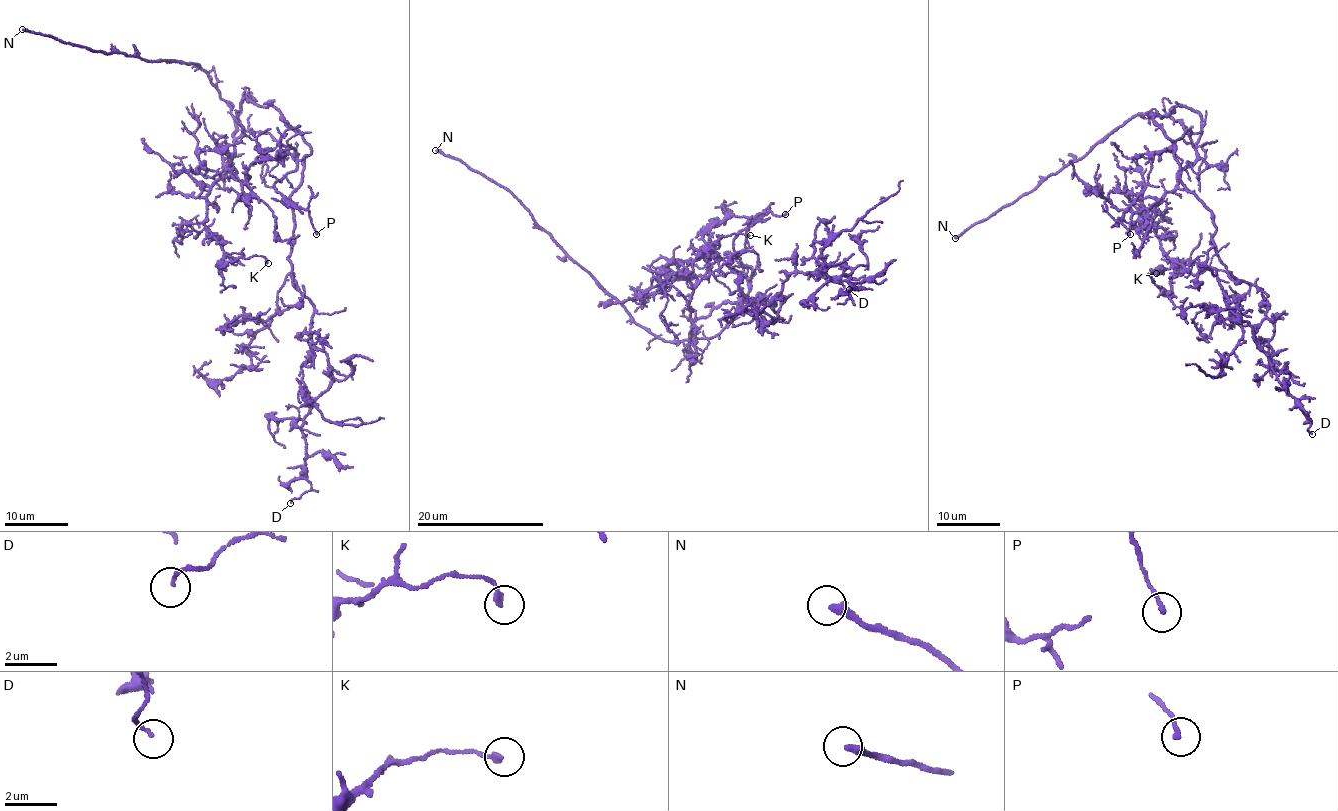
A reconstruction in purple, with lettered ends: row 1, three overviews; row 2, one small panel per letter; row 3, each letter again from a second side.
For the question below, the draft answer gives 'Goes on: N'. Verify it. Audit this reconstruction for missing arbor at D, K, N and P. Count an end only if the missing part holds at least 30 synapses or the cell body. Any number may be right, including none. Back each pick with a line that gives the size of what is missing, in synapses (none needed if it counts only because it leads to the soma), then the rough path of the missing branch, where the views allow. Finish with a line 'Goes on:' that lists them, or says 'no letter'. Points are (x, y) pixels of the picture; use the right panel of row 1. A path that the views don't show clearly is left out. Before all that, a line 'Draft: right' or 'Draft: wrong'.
Draft: right
N: Course of what is missing: (955, 238), (949, 253), (954, 275), (951, 296), (943, 314), (948, 329)
Goes on: N

